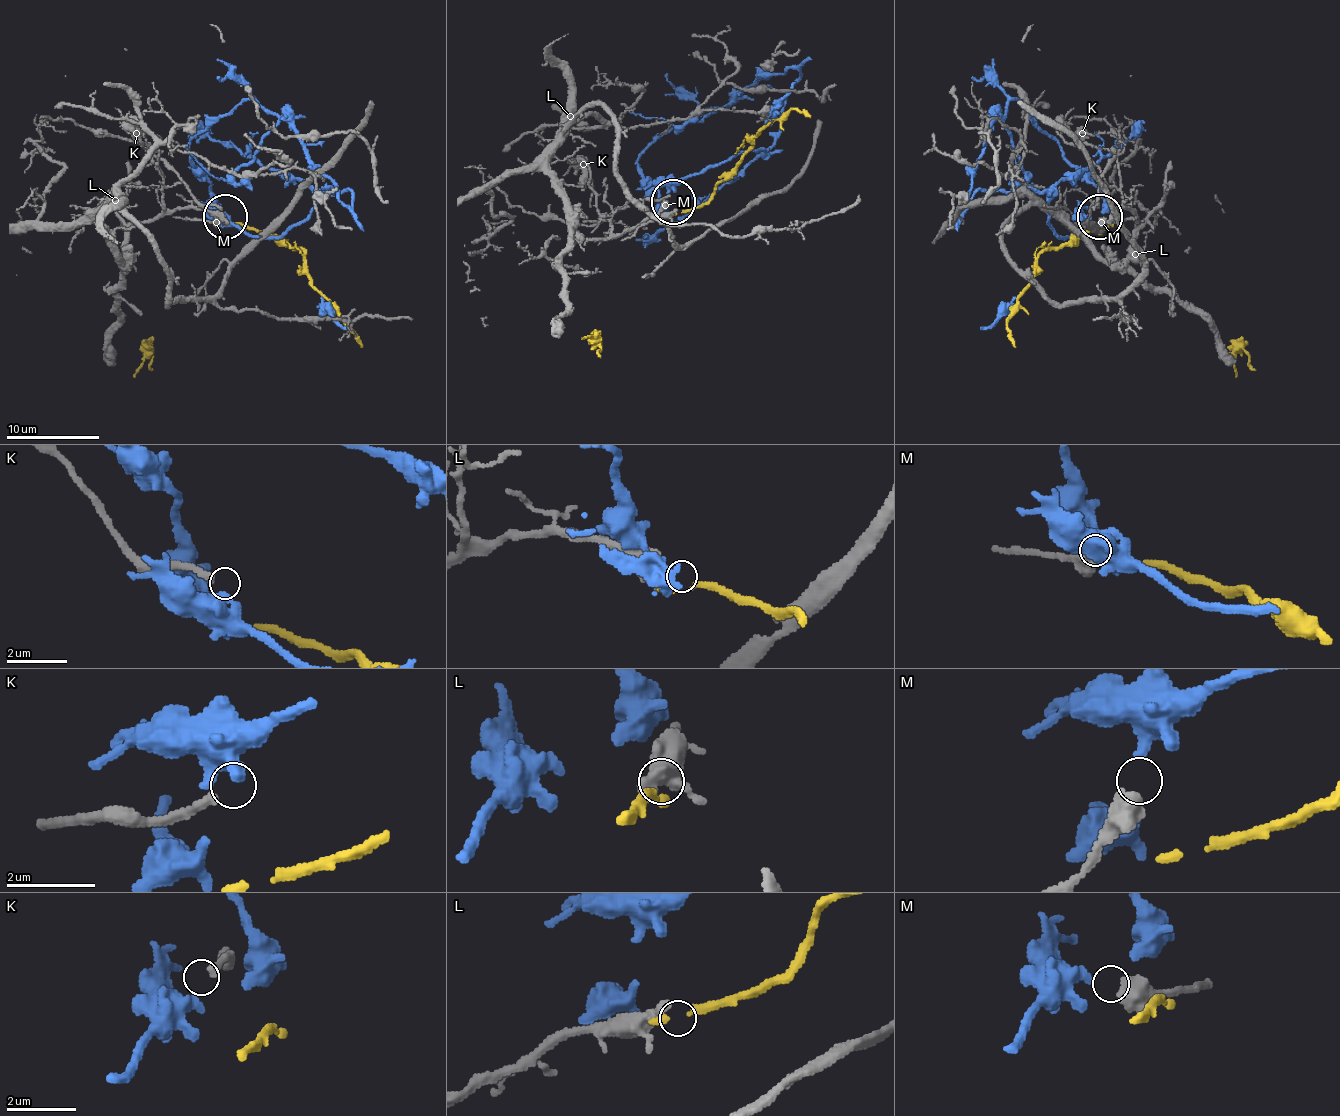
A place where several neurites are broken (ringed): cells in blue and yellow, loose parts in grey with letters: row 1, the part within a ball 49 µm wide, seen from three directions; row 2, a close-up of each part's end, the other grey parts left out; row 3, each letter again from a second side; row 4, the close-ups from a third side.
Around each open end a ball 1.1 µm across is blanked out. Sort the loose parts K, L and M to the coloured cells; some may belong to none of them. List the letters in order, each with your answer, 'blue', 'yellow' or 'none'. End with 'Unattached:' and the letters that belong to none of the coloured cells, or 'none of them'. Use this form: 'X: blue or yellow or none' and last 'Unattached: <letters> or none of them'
K: none
L: none
M: blue
Unattached: K, L

